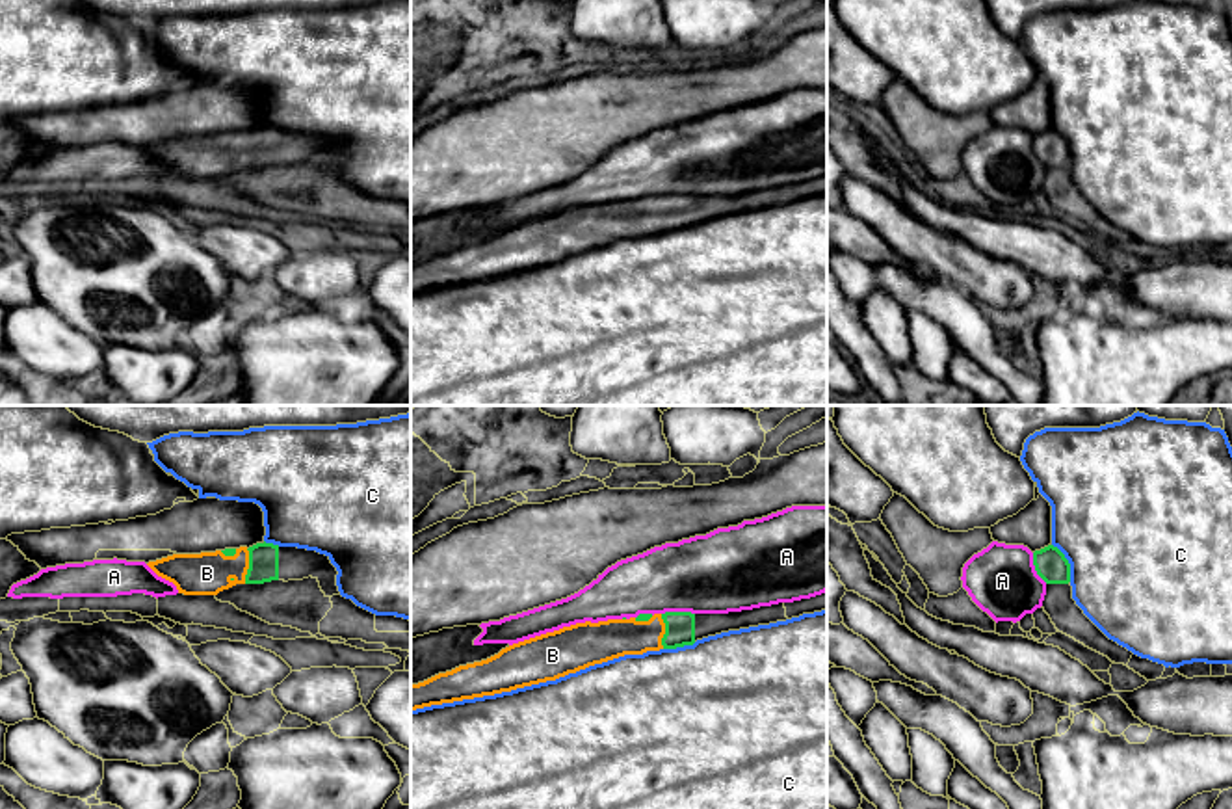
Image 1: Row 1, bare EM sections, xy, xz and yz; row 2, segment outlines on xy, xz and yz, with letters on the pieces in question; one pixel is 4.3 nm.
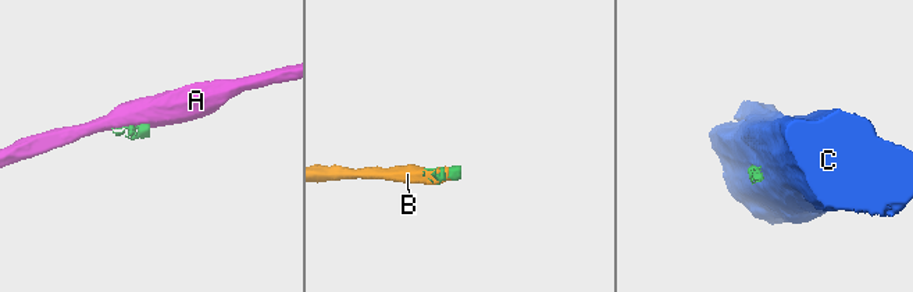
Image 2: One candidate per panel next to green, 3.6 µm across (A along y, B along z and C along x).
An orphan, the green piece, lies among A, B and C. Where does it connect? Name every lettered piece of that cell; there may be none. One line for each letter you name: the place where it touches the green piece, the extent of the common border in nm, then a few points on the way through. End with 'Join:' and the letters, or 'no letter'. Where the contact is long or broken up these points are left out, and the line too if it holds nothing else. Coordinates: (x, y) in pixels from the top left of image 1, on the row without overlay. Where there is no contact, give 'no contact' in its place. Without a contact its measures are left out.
B: xy (249, 149) | 150 nm | across xy (262, 140), (249, 149), (231, 149), (207, 157)
Join: B

